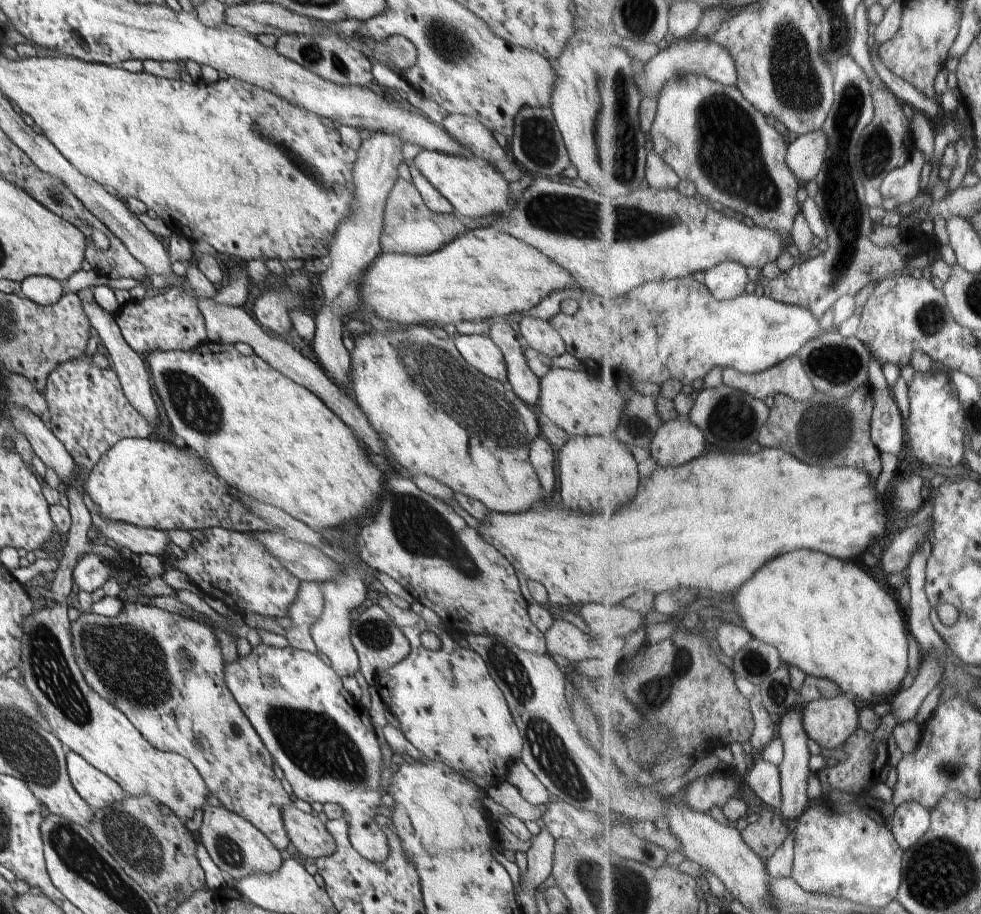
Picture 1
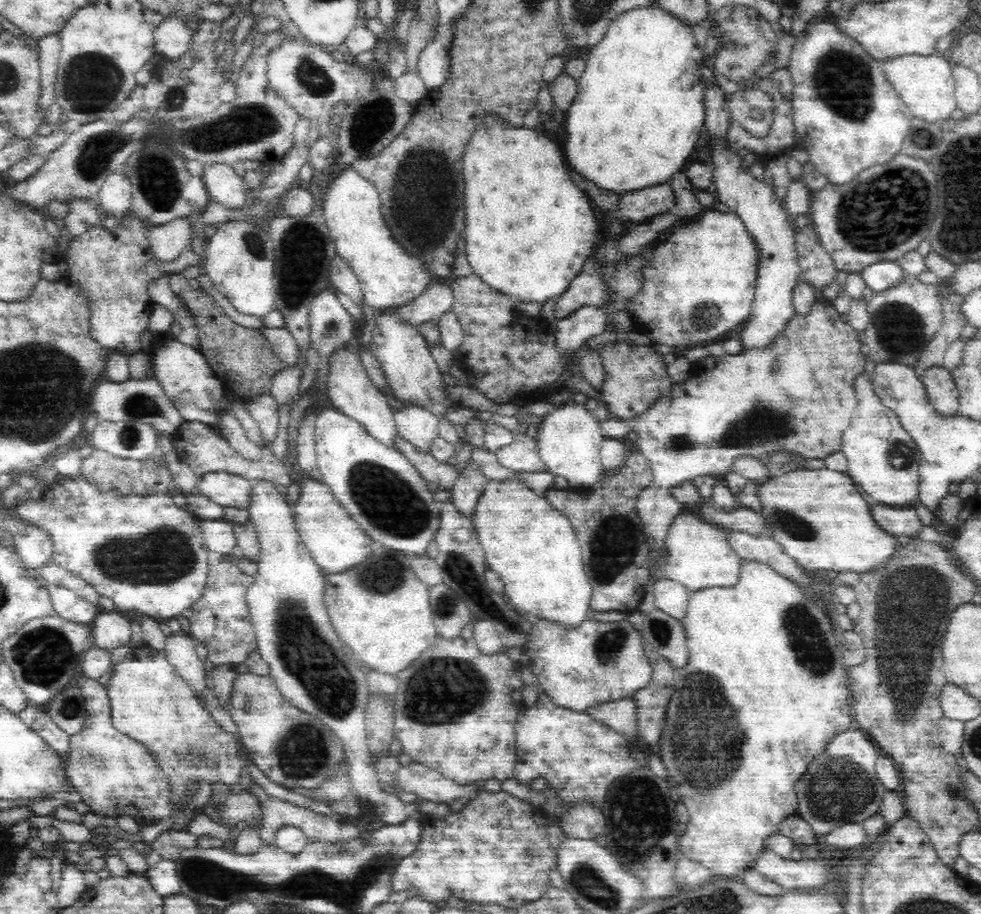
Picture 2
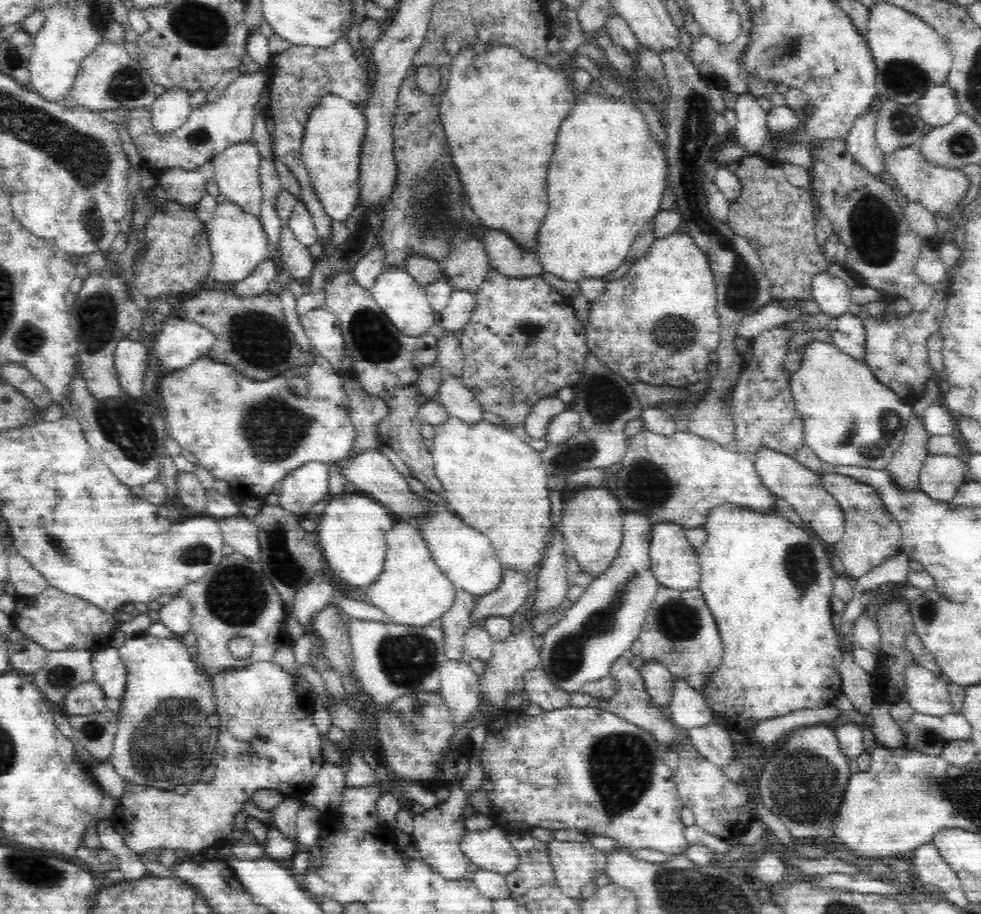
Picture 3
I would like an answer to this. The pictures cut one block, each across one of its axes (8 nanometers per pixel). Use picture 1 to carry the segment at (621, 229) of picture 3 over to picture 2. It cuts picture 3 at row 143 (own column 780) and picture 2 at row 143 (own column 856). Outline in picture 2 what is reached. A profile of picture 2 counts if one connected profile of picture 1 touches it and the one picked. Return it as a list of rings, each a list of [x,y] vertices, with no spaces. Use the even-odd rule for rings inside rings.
[[[654,7],[639,8],[635,11],[627,12],[610,23],[604,36],[590,45],[588,56],[586,56],[584,70],[577,78],[576,94],[570,98],[570,104],[564,111],[564,144],[563,155],[570,168],[578,174],[578,179],[588,185],[594,185],[602,194],[614,194],[617,198],[630,196],[634,192],[640,192],[644,188],[653,187],[662,183],[668,183],[670,177],[681,168],[686,158],[693,151],[697,141],[701,137],[701,130],[704,128],[704,109],[702,106],[702,73],[699,65],[702,63],[704,54],[695,44],[694,37],[690,35],[690,28],[682,25],[676,17],[672,17]]]

